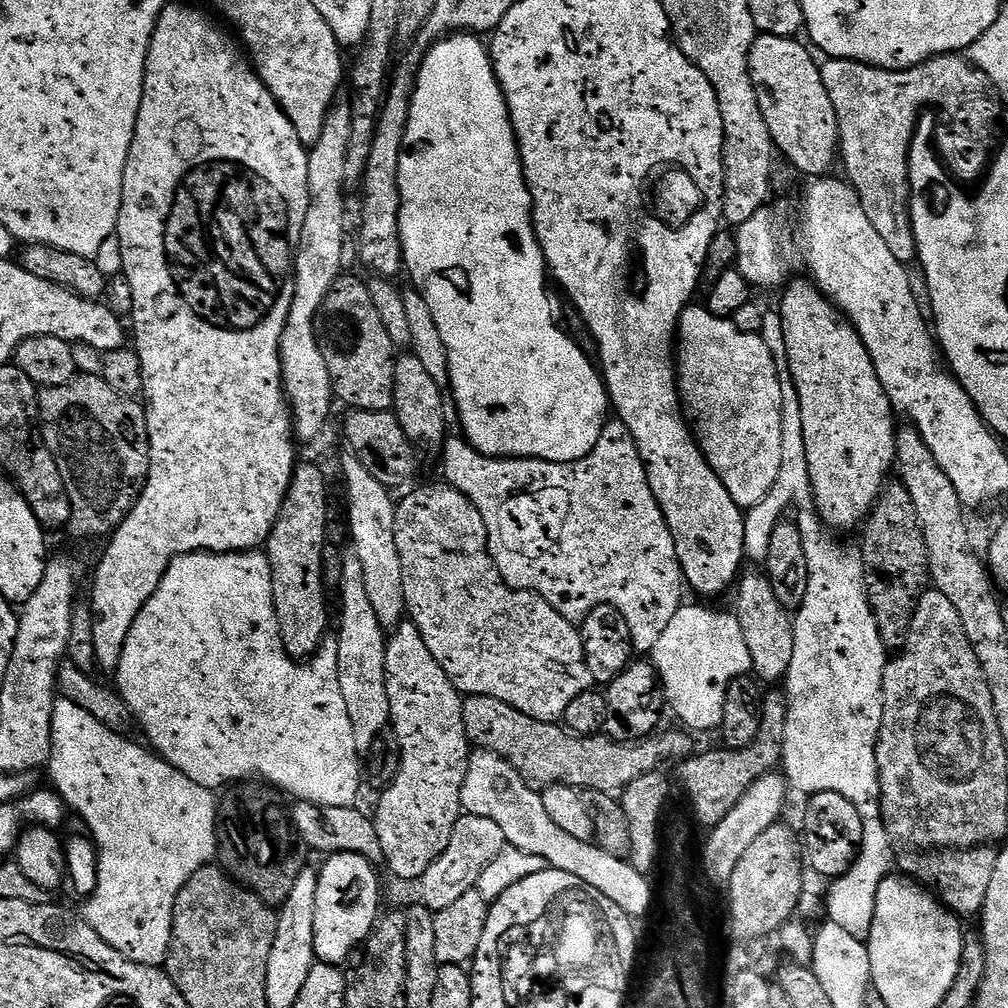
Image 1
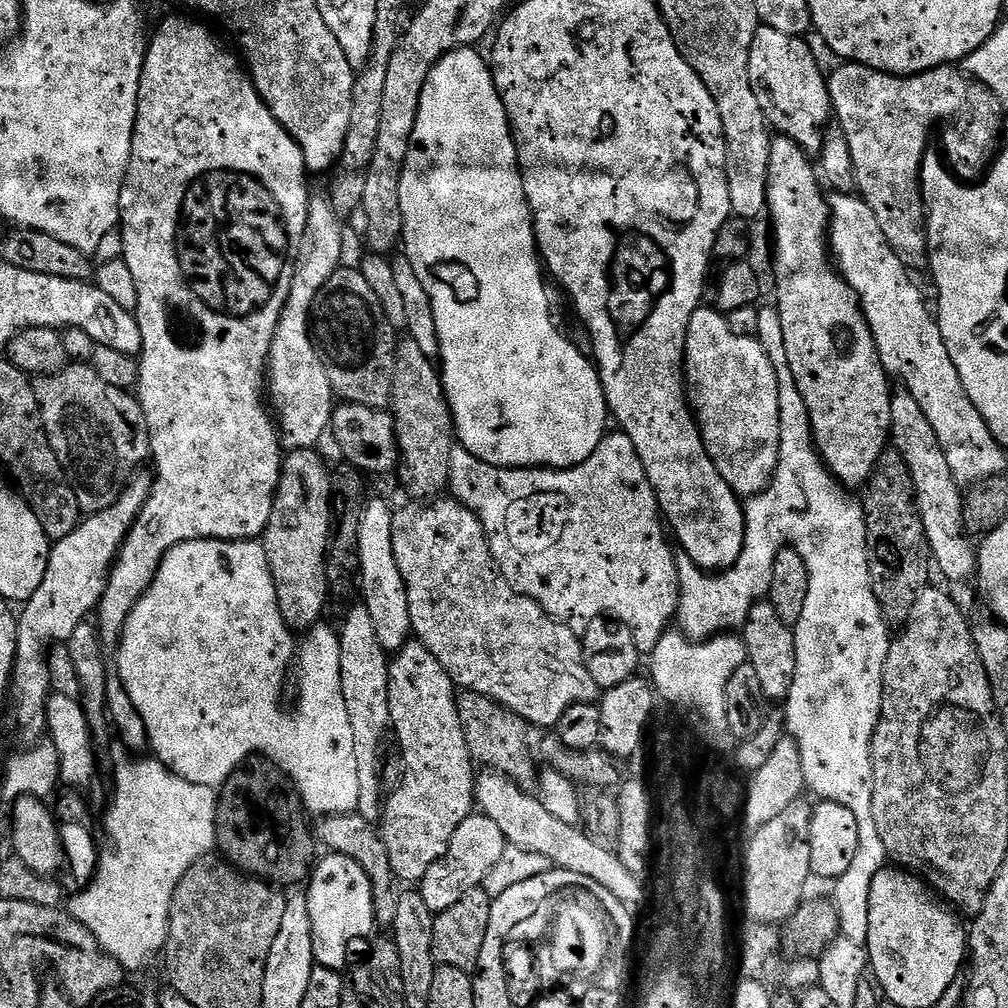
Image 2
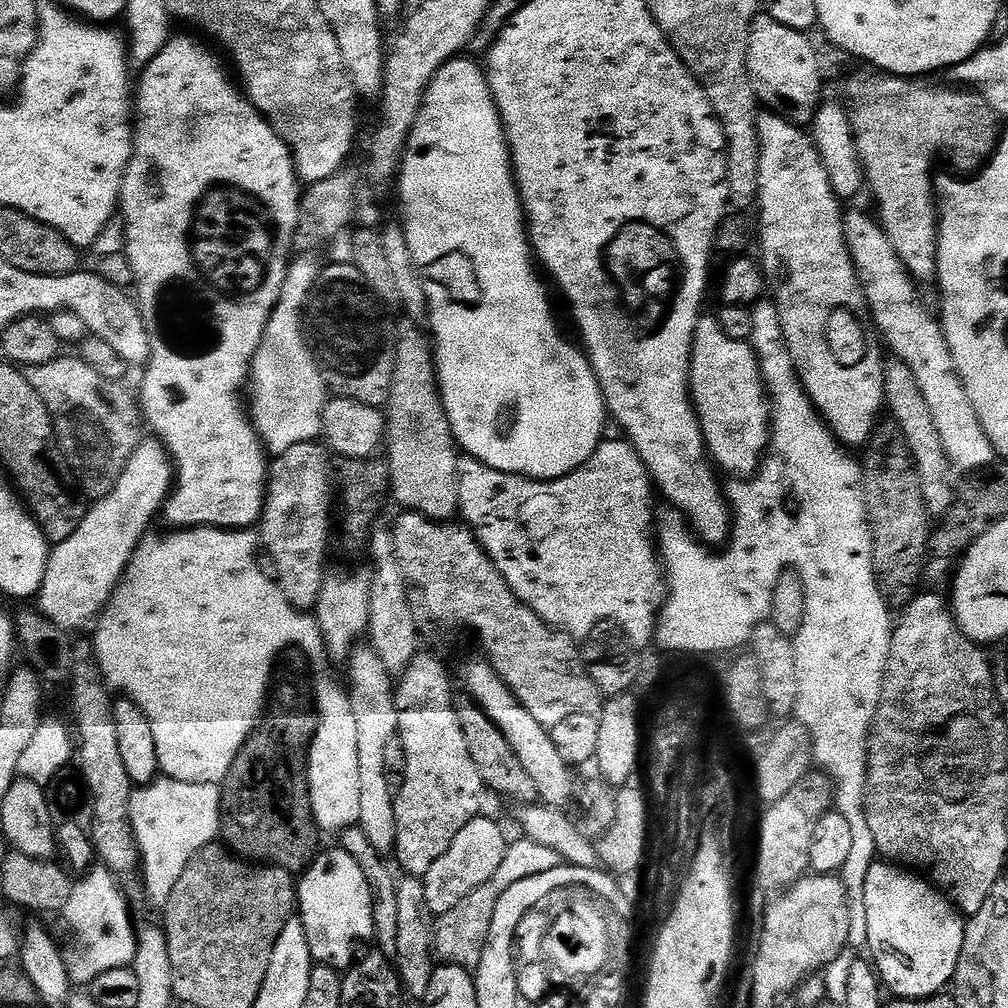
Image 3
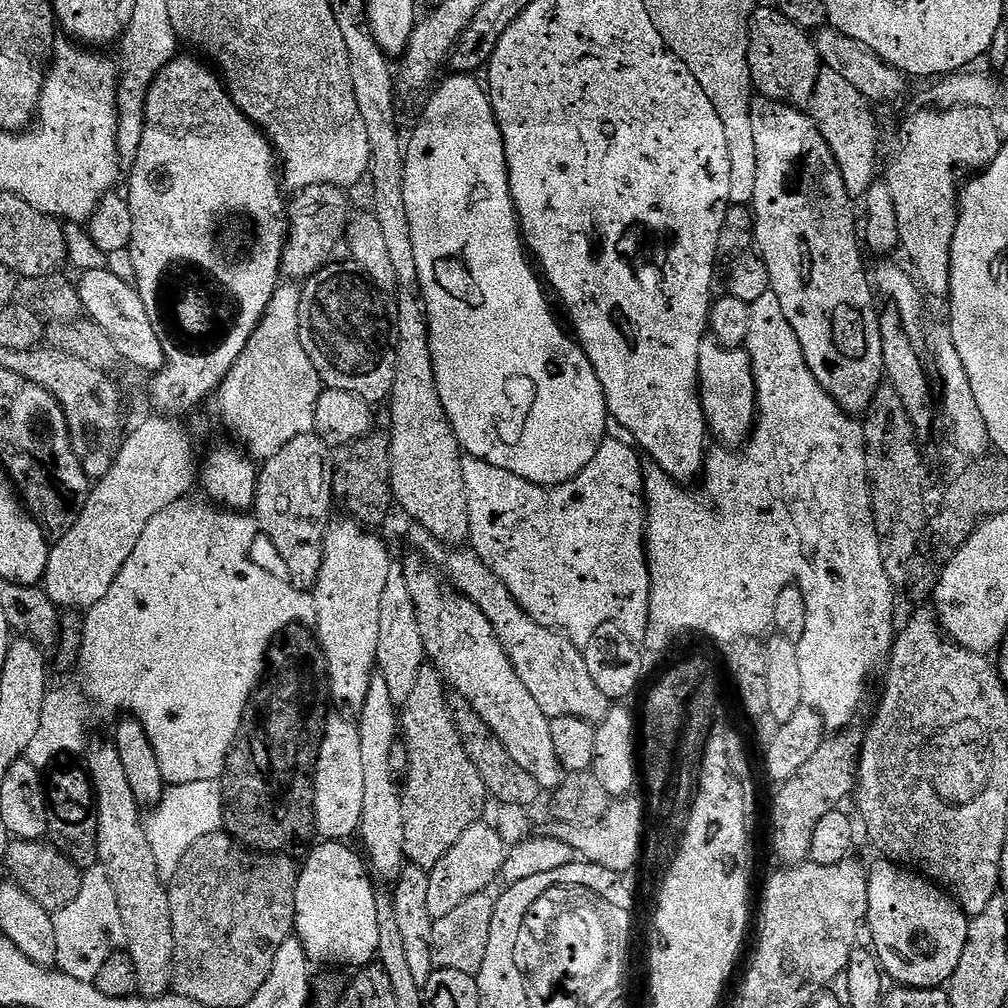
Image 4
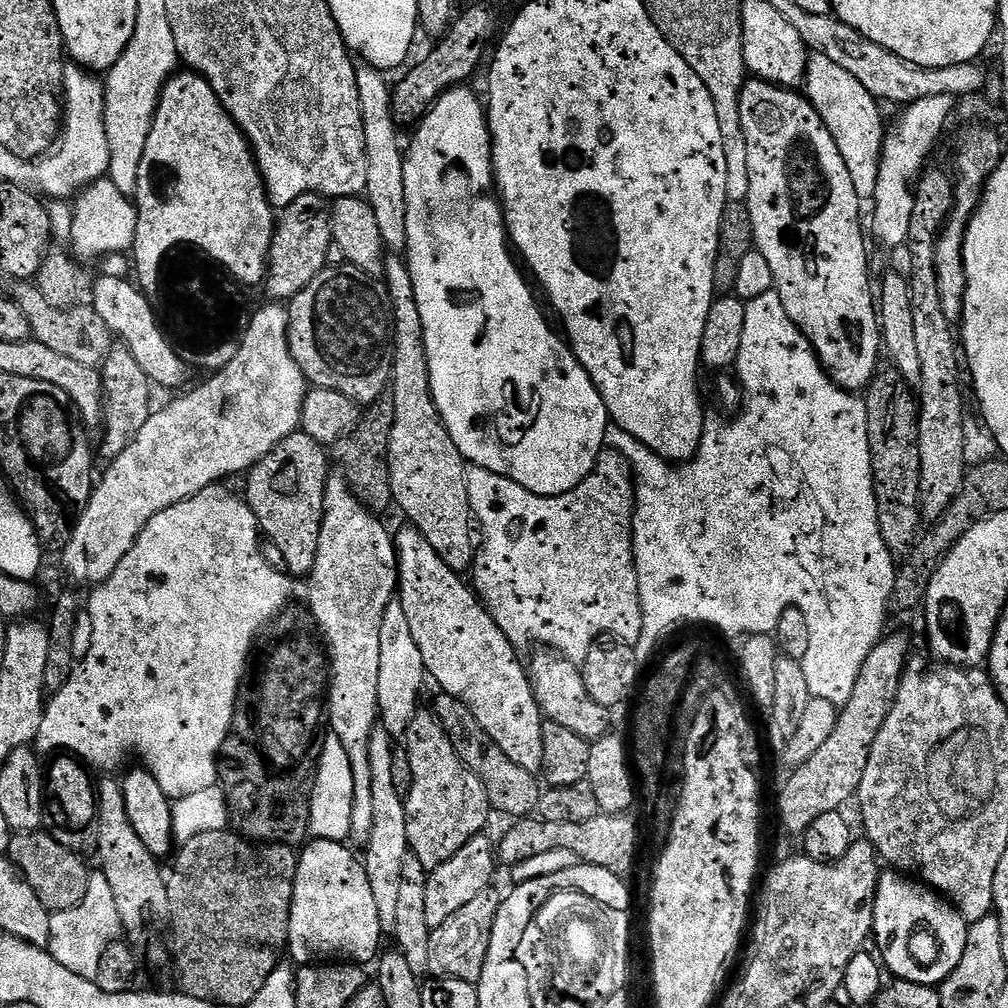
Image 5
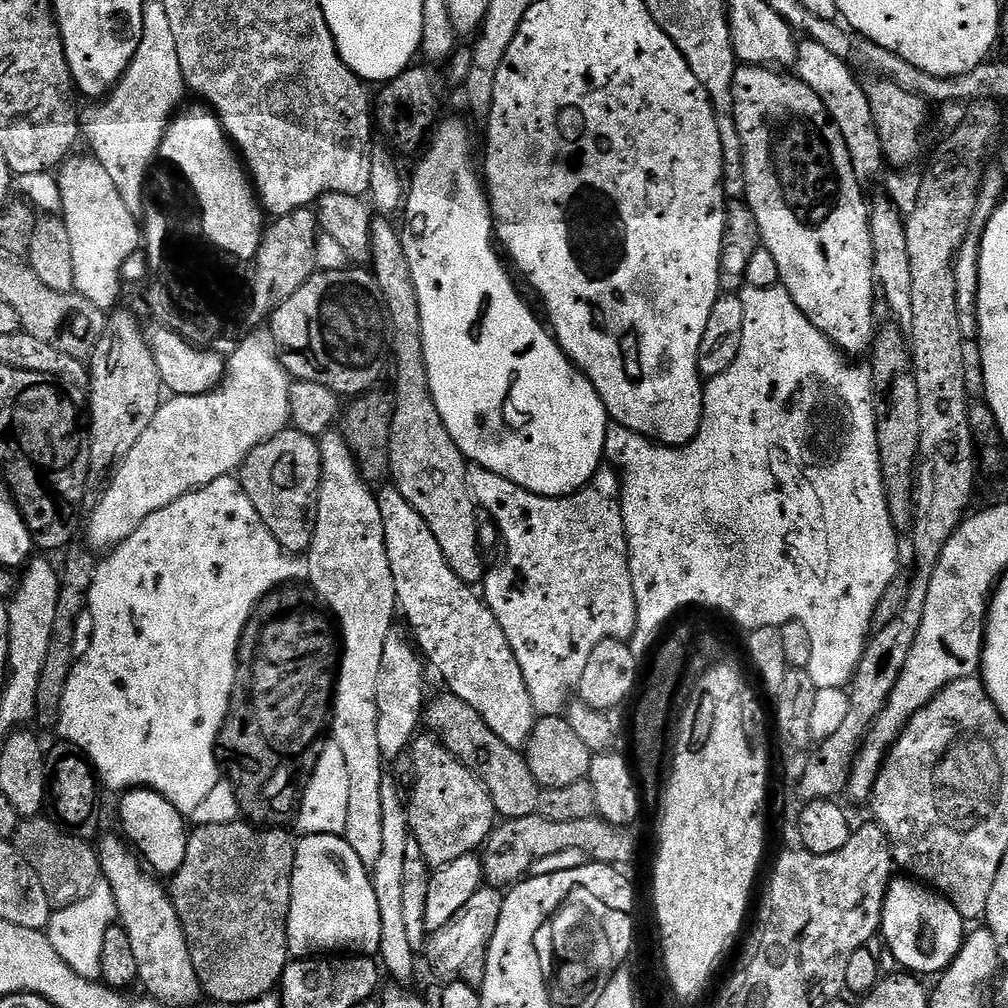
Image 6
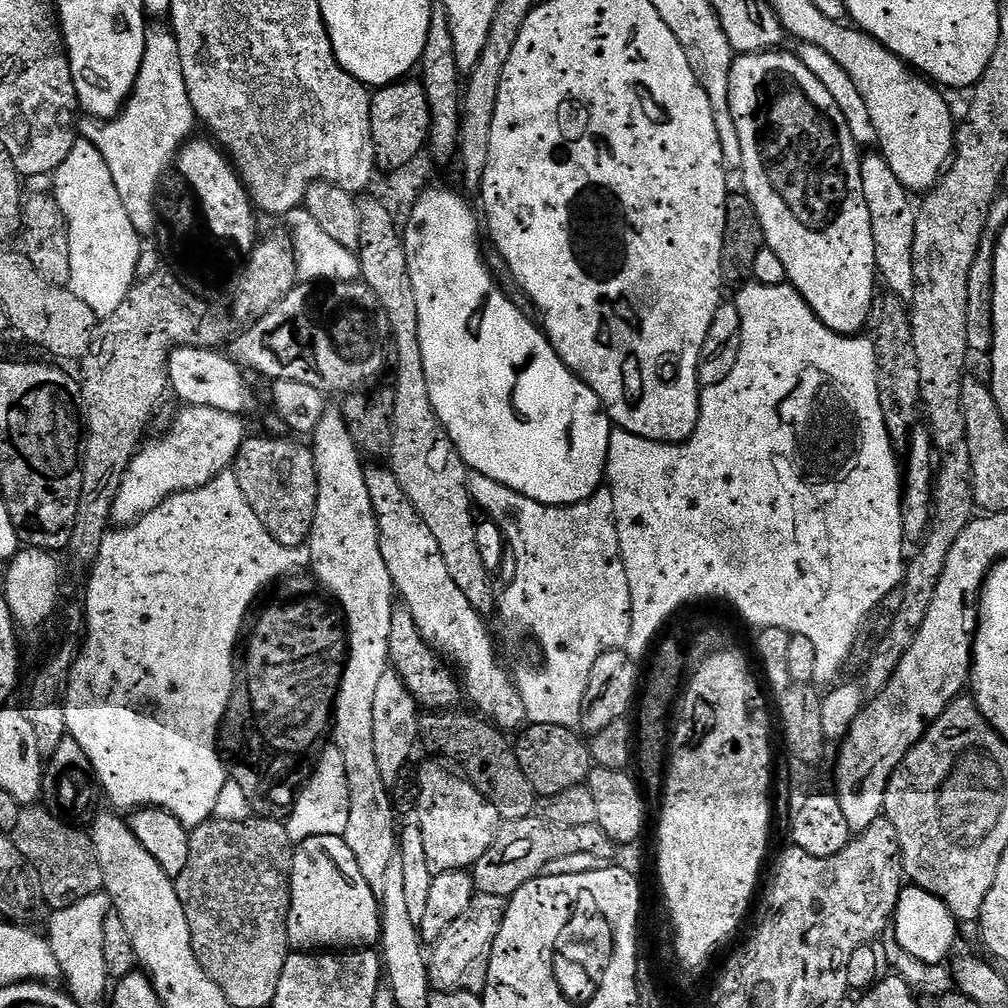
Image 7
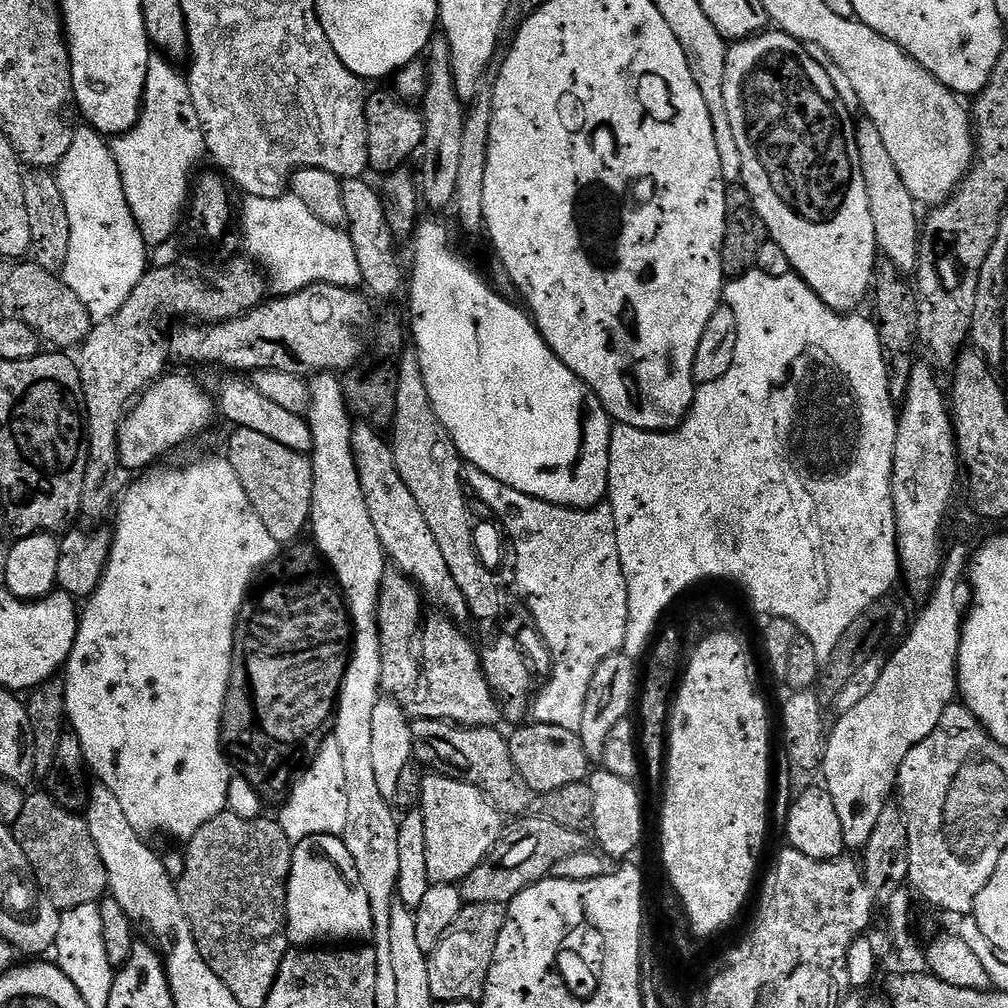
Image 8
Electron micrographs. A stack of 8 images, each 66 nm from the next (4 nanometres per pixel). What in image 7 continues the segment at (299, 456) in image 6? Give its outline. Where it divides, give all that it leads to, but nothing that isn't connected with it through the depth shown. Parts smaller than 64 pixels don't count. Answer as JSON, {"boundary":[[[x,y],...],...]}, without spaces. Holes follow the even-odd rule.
{"boundary":[[[249,435],[238,450],[234,471],[246,502],[258,514],[262,526],[282,546],[299,548],[307,541],[314,526],[318,506],[318,474],[314,470],[314,454],[307,443],[276,440],[275,435]]]}

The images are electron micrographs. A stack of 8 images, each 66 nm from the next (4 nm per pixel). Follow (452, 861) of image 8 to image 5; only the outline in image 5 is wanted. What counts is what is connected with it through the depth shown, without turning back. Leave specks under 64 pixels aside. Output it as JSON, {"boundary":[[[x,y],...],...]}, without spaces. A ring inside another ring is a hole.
{"boundary":[[[417,711],[414,722],[410,722],[408,727],[406,751],[410,758],[410,770],[414,770],[414,786],[404,801],[404,809],[408,851],[416,855],[424,868],[431,870],[442,866],[442,862],[454,858],[454,854],[458,854],[458,850],[462,850],[466,842],[470,842],[485,831],[490,805],[482,782],[465,766],[462,758],[458,758],[446,730],[442,730],[442,726],[436,721],[435,711],[424,711]]]}

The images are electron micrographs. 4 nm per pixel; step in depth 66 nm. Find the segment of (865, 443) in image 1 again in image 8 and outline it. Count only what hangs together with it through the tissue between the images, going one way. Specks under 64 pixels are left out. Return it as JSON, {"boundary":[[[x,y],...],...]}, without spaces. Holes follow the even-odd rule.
{"boundary":[[[765,30],[756,33],[754,36],[748,37],[746,40],[737,40],[729,47],[726,54],[726,62],[724,66],[724,81],[722,82],[722,98],[726,102],[726,118],[730,118],[730,130],[734,130],[734,142],[738,142],[738,154],[742,156],[742,174],[740,180],[742,181],[742,187],[748,191],[750,198],[754,202],[754,206],[758,210],[758,214],[762,218],[762,222],[766,226],[771,243],[782,246],[782,254],[786,254],[788,259],[788,267],[795,275],[800,276],[806,282],[806,286],[810,286],[810,290],[814,290],[814,294],[818,294],[818,298],[822,298],[822,302],[826,302],[828,308],[832,308],[834,311],[841,314],[851,313],[860,303],[865,303],[866,297],[869,295],[872,286],[872,273],[875,272],[878,263],[878,249],[876,247],[876,235],[874,234],[874,218],[870,218],[870,201],[866,199],[866,186],[862,186],[862,174],[860,168],[856,165],[856,145],[854,143],[854,128],[850,123],[848,125],[848,119],[850,119],[850,113],[844,108],[843,102],[840,101],[838,94],[835,92],[834,82],[828,77],[827,69],[825,65],[815,60],[817,57],[813,55],[811,51],[805,45],[801,44],[799,40],[795,40],[793,36],[787,36],[785,32],[779,30]]]}

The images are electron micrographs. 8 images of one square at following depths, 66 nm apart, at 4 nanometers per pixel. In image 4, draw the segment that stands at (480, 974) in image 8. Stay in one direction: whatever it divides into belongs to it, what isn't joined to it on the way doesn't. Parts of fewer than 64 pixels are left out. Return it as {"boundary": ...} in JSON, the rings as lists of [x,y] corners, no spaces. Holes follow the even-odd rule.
{"boundary":[[[493,886],[478,890],[471,898],[466,898],[462,906],[457,906],[446,918],[438,918],[432,926],[430,954],[433,965],[439,970],[459,970],[462,974],[477,977],[486,962],[486,946],[490,943],[490,922],[494,922],[494,910],[500,900],[501,889]]]}

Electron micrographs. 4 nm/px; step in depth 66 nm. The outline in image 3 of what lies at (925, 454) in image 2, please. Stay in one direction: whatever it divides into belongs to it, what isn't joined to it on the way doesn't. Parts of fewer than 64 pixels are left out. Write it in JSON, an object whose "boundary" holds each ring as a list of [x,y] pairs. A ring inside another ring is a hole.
{"boundary":[[[892,358],[884,365],[884,399],[891,419],[900,427],[910,446],[910,454],[922,482],[924,504],[933,517],[943,517],[956,500],[958,488],[957,485],[952,485],[954,469],[948,460],[946,446],[942,446],[942,434],[938,434],[938,425],[934,422],[934,414],[930,414],[930,405],[922,394],[922,386],[918,386],[918,378],[912,373],[910,366],[906,366],[901,360]]]}

